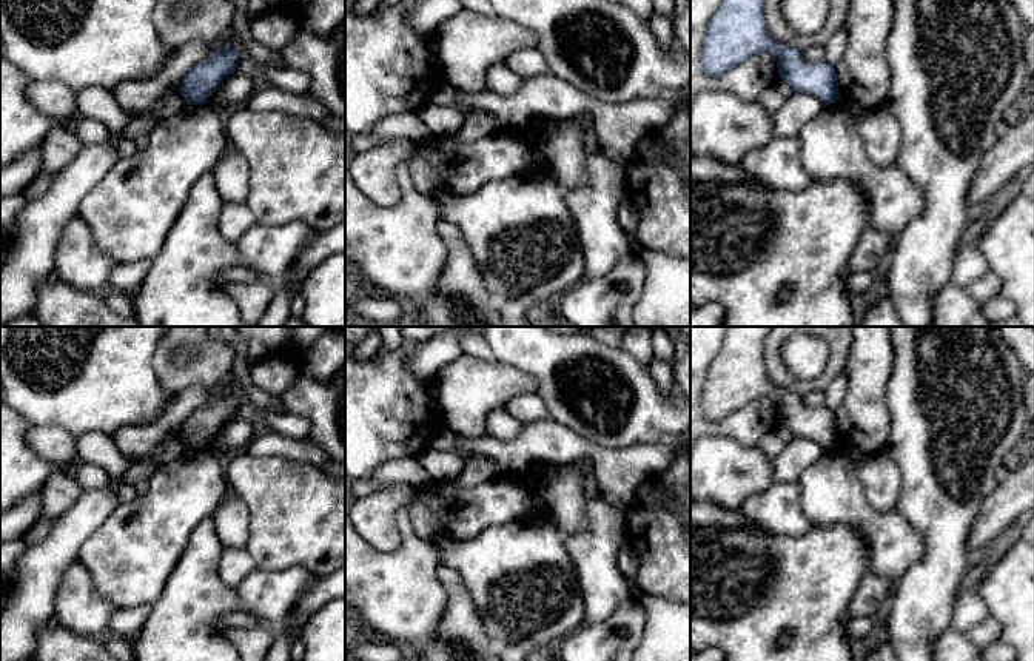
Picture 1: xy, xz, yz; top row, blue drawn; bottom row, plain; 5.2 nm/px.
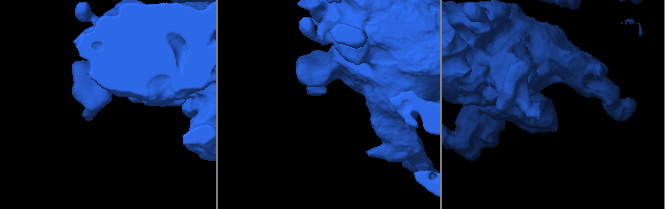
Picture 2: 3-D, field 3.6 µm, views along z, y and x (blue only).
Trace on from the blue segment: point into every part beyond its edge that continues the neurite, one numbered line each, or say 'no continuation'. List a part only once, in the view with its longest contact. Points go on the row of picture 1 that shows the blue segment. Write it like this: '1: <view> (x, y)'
no continuation

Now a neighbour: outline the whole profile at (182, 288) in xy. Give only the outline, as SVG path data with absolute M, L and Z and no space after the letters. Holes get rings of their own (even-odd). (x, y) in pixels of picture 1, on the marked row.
M213 174L200 176L160 253L151 260L143 284L131 296L133 319L142 327L256 327L242 319L237 304L223 291L225 282L219 279L220 271L240 263L236 245L220 233L223 205Z

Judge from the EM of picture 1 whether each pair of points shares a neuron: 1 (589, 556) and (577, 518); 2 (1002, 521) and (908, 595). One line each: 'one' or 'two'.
1: two
2: two

